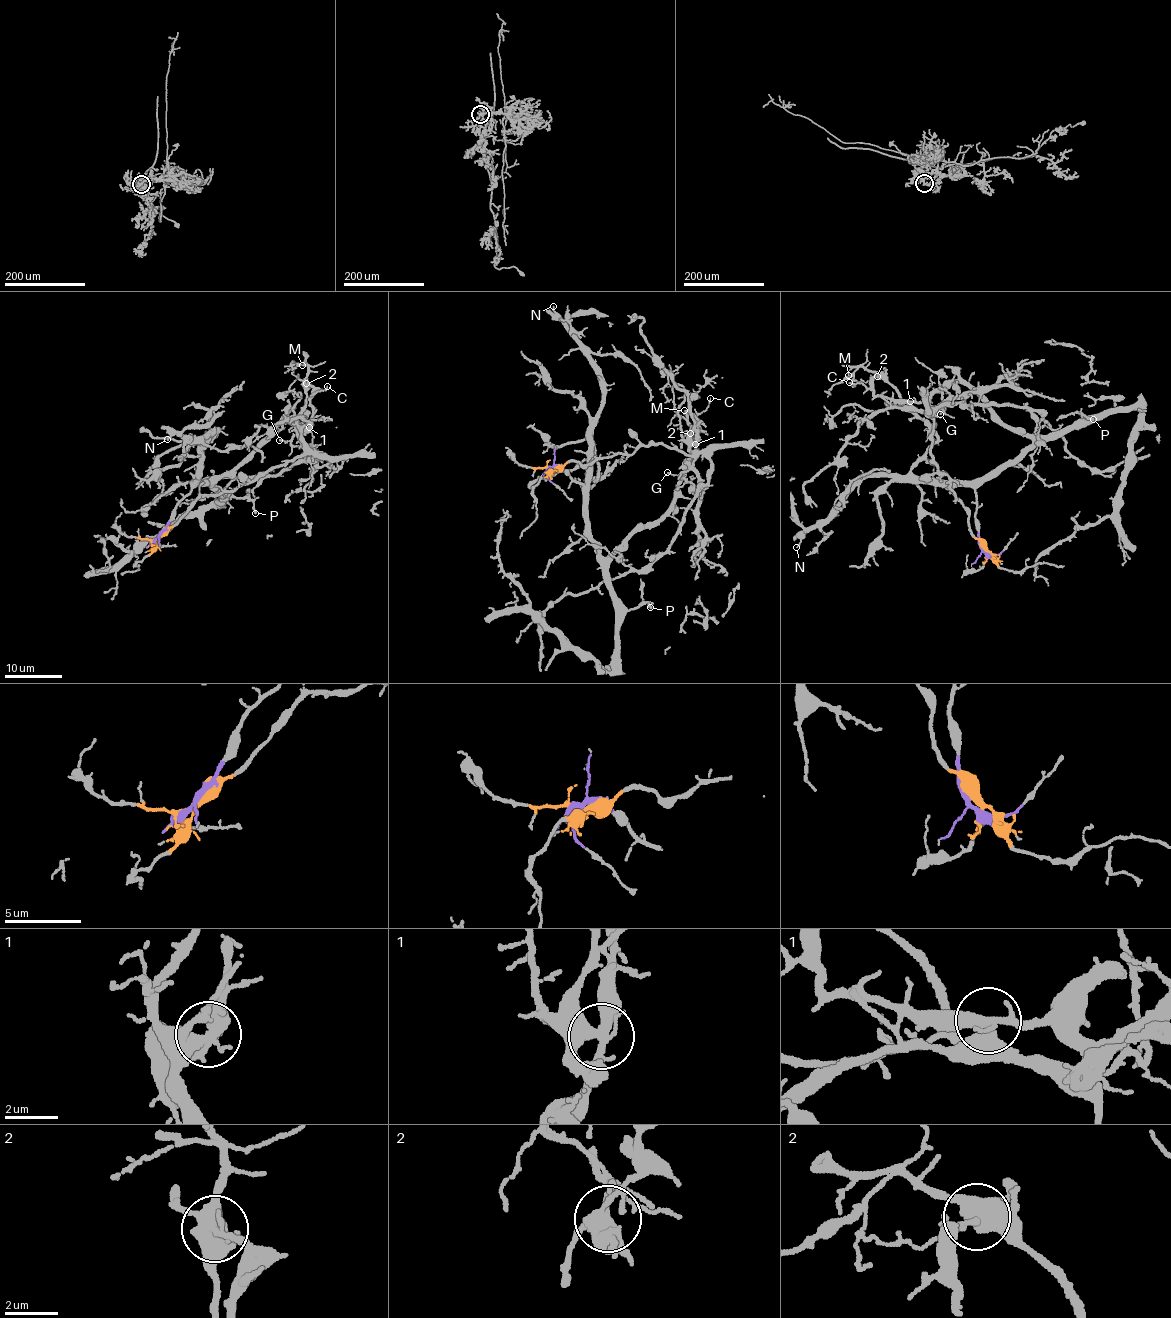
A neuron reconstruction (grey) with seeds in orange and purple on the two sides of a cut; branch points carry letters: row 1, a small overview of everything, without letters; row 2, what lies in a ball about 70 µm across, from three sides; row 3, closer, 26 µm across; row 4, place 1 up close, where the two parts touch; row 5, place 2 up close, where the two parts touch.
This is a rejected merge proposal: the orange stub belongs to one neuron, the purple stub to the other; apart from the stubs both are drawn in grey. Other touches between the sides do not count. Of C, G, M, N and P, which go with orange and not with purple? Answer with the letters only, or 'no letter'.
G, M

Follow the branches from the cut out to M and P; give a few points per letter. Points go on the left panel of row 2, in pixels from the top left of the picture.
M: (157, 537), (200, 496), (235, 491), (302, 455), (303, 431), (298, 415), (305, 406), (306, 361), (302, 366)
P: (157, 537), (172, 510), (195, 483), (212, 484), (213, 491), (219, 489), (233, 497), (247, 498), (255, 513)

